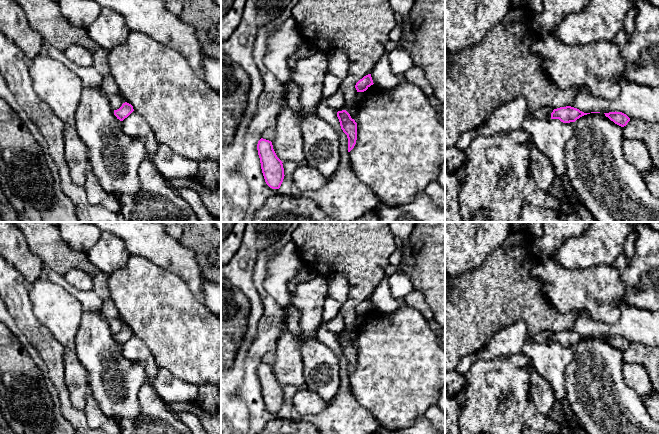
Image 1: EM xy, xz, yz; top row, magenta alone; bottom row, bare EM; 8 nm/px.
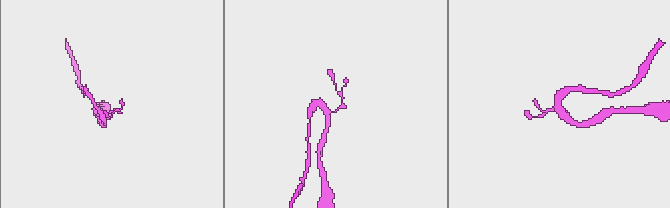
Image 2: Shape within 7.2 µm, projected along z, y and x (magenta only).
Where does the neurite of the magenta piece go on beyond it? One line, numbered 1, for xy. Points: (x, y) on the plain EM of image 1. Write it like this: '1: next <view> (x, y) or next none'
1: next none

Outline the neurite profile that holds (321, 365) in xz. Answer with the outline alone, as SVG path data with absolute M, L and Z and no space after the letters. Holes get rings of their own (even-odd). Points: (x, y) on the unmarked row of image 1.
M316 336L301 341L299 351L304 364L305 389L330 402L340 385L338 356Z

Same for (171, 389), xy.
M158 368L152 385L166 403L196 402L198 397L198 386L174 377L166 368Z

